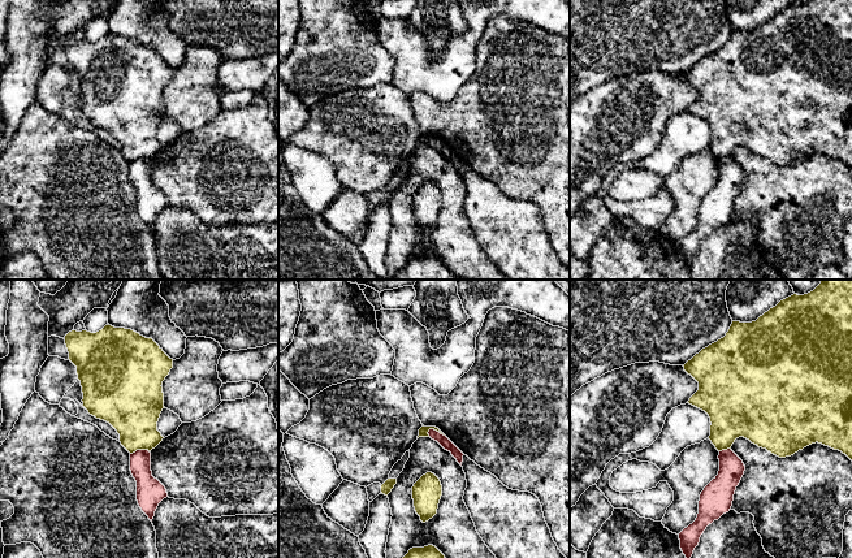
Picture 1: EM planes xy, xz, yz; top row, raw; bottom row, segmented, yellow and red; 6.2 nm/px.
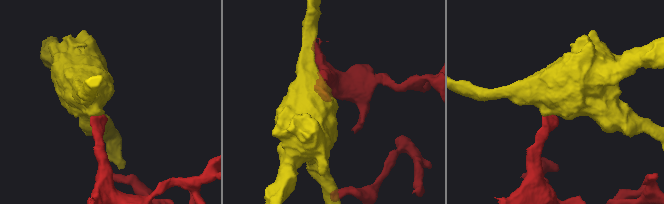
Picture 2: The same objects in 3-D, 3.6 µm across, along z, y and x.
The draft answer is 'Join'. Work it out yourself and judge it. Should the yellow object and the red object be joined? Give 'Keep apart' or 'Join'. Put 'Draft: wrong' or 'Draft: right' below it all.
Keep apart
Draft: wrong

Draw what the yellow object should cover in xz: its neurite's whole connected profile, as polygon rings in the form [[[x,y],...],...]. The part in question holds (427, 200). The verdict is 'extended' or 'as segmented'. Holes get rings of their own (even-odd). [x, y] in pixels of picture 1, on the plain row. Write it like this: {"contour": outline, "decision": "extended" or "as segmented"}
{"contour": [[[427,181],[412,195],[412,208],[416,222],[423,232],[428,230],[437,222],[438,212],[442,204],[440,187]]], "decision": "as segmented"}

